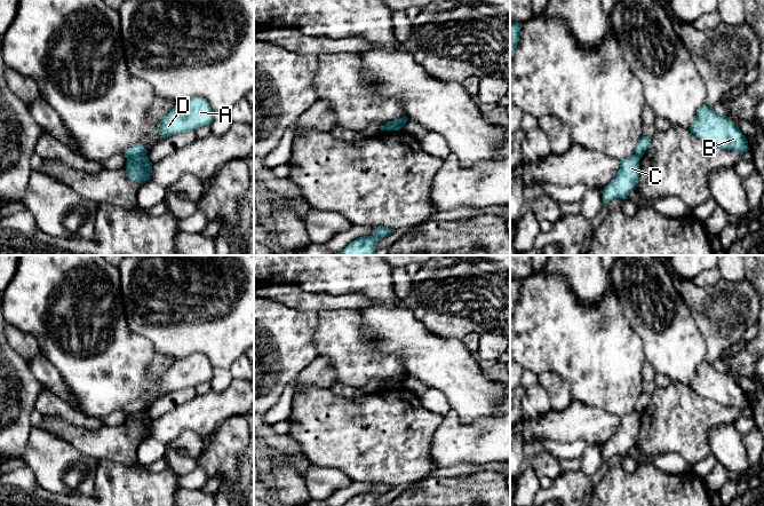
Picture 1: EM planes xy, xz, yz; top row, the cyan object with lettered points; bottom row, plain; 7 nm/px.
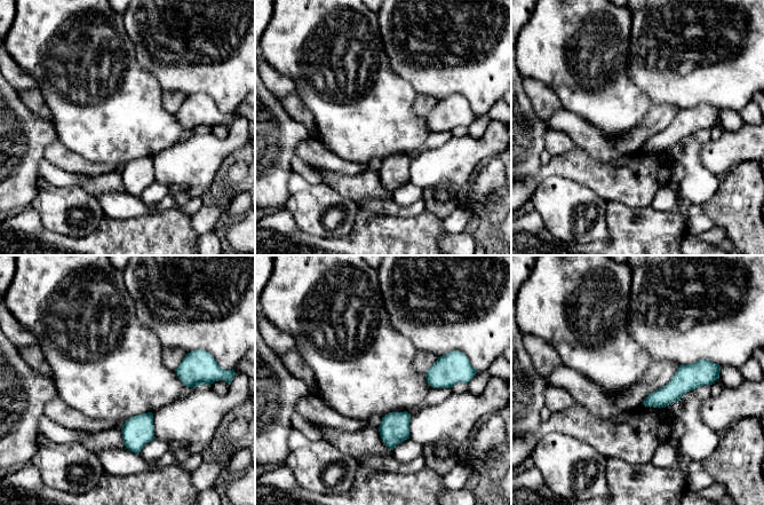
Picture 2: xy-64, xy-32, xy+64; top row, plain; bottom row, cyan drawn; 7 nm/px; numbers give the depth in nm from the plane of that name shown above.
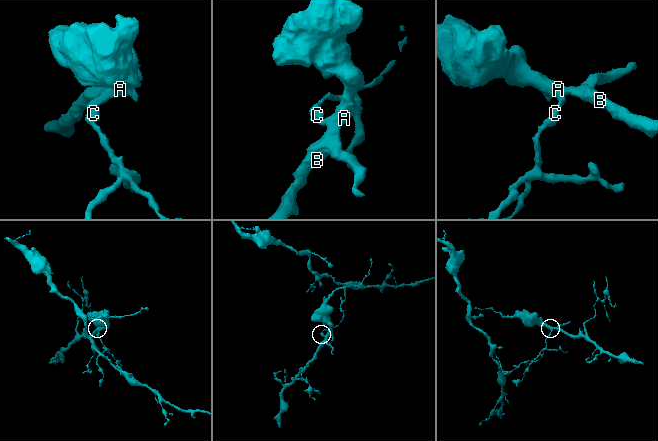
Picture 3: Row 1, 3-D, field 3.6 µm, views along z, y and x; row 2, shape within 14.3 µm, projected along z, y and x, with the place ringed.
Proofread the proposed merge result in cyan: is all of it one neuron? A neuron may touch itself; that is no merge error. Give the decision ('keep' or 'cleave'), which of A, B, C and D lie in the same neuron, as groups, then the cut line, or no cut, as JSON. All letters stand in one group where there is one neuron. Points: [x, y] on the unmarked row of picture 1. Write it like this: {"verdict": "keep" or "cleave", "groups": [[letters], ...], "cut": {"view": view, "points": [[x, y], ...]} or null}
{"verdict": "cleave", "groups": [["A", "B", "D"], ["C"]], "cut": {"view": "xy", "points": [[145, 410], [127, 414]]}}

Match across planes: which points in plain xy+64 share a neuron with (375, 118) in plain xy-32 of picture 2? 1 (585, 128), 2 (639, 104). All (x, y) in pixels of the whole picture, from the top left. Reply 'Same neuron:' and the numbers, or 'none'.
Same neuron: 2

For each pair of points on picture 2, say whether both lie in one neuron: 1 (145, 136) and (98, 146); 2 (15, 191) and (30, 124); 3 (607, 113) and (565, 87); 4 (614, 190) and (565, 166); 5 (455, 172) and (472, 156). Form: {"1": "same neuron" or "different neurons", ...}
{"1": "same neuron", "2": "same neuron", "3": "same neuron", "4": "same neuron", "5": "same neuron"}

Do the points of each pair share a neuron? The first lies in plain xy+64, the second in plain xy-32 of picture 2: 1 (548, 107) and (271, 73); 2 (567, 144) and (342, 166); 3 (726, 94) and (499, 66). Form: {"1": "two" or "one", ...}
{"1": "one", "2": "one", "3": "one"}

